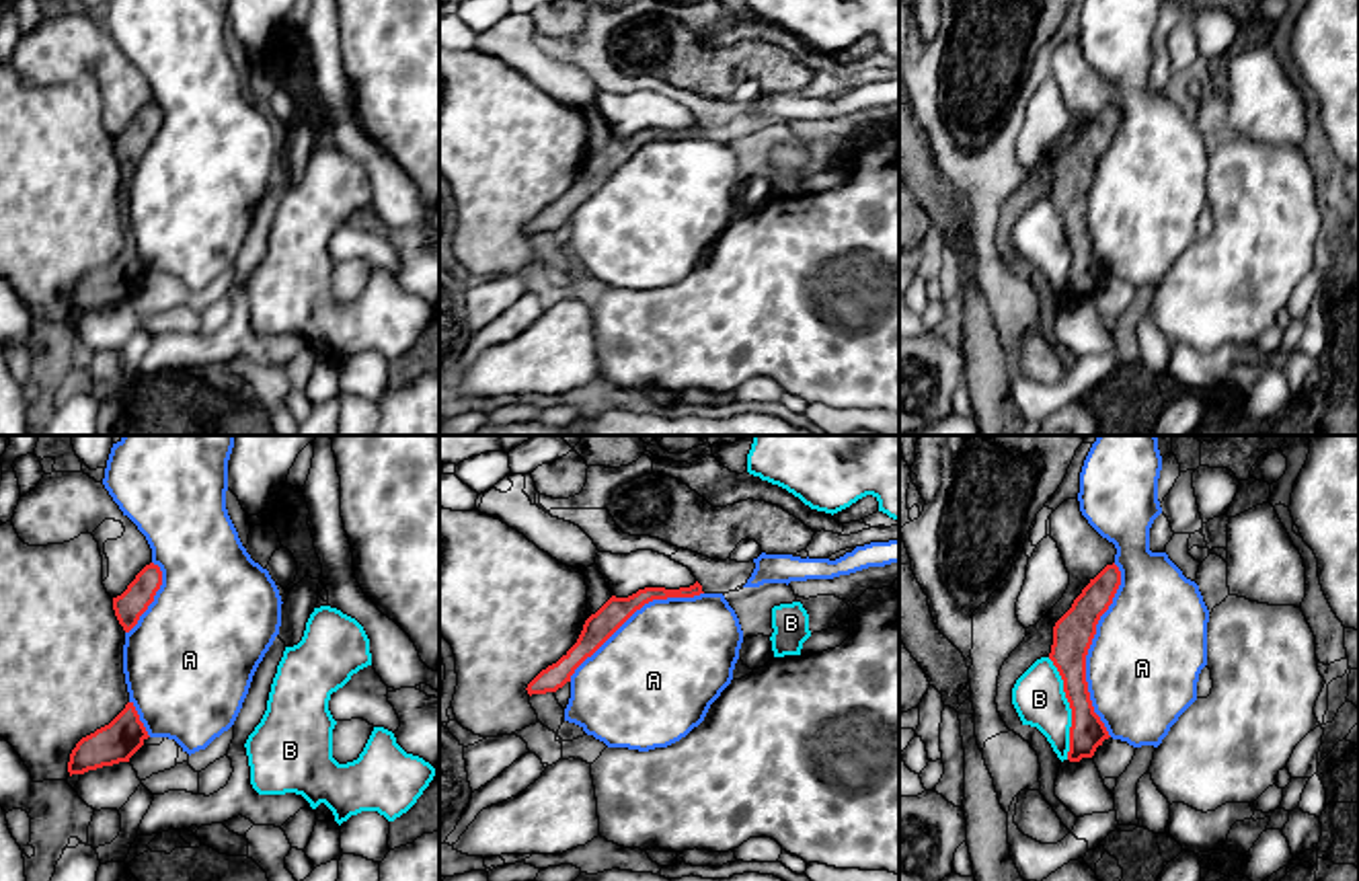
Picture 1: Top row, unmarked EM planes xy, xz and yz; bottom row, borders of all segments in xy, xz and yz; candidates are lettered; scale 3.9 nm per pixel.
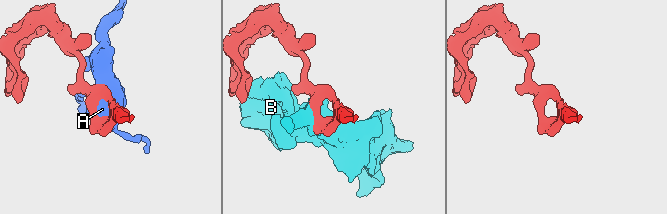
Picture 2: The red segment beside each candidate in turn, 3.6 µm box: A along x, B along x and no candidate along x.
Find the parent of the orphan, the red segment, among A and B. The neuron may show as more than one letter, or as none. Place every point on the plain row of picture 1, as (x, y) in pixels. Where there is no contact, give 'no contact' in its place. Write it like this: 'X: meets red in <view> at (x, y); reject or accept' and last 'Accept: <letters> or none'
A: meets red in yz at (1089, 187); reject
B: meets red in yz at (1070, 247); accept
Accept: B

